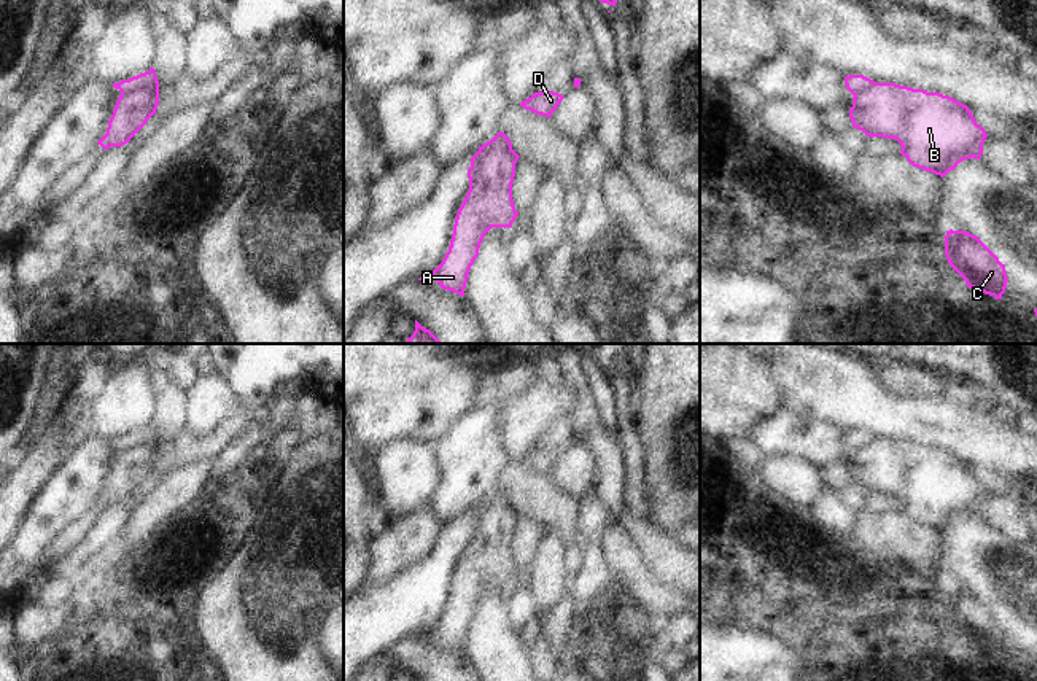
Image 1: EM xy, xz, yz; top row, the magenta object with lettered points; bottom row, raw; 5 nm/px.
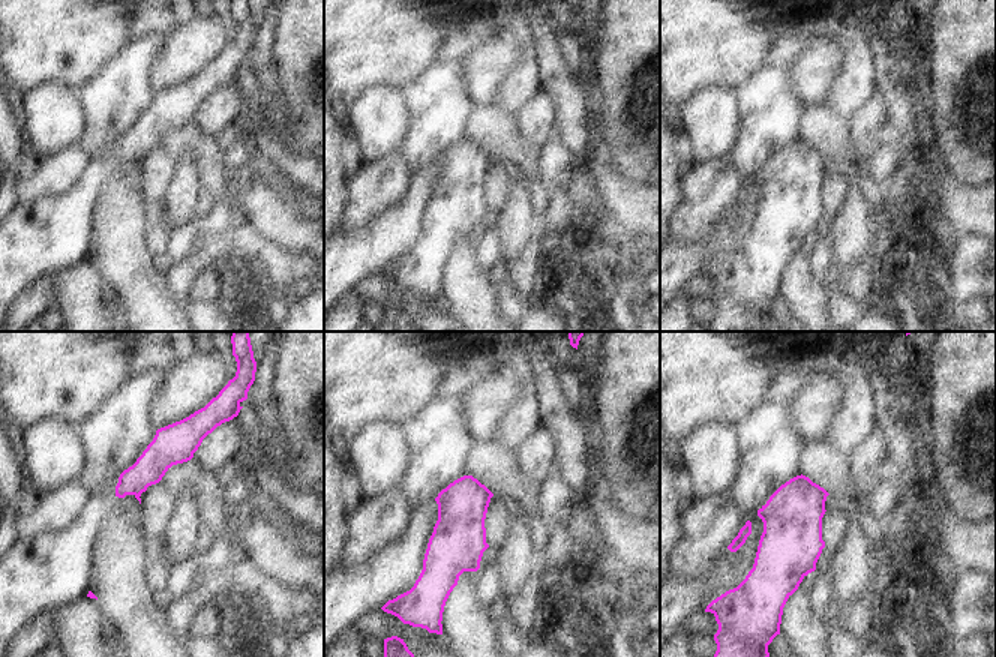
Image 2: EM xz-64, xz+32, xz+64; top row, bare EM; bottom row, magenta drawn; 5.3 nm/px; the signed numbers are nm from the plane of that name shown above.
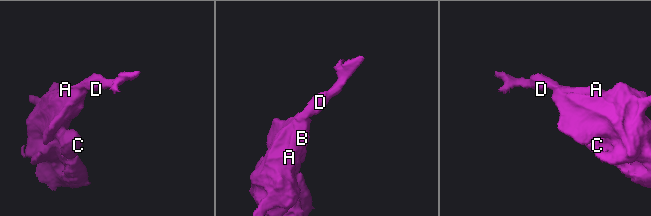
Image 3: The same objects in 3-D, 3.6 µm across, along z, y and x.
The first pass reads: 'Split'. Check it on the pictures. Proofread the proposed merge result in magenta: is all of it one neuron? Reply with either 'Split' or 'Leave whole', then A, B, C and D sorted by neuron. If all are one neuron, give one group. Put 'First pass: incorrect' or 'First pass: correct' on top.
First pass: correct
Split. Groups: A B C / D

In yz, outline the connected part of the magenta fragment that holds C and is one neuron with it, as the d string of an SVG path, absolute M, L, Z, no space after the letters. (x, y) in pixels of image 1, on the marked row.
M946 231L945 255L969 288L1002 299L1008 282L1005 264L977 235Z

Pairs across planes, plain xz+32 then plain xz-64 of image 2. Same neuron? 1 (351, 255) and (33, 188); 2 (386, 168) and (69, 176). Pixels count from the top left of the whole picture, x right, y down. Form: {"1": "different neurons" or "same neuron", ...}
{"1": "different neurons", "2": "same neuron"}

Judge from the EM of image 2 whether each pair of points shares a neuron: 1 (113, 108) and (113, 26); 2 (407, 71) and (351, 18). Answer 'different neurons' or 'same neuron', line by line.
1: different neurons
2: same neuron

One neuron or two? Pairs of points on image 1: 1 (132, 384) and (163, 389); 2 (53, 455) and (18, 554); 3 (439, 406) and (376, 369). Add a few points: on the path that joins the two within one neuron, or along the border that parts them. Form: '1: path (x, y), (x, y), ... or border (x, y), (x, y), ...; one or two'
1: border (155, 365), (150, 373), (155, 393), (151, 422); two
2: border (59, 468), (32, 506), (19, 532); two
3: path (423, 392), (392, 369); one

